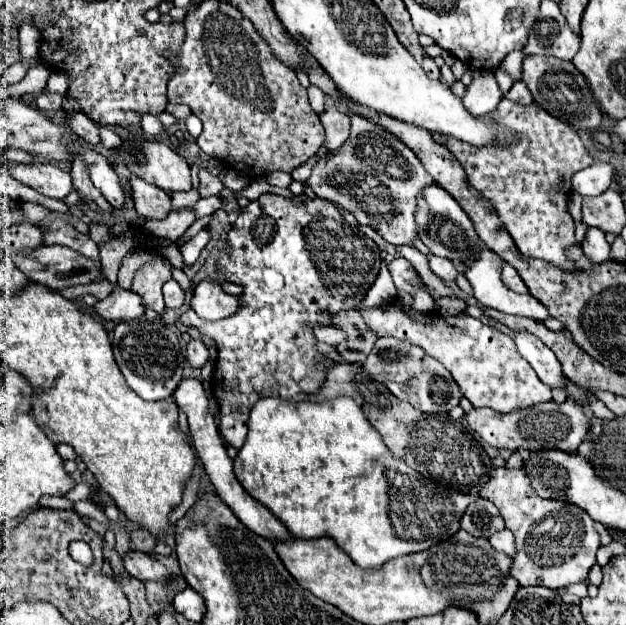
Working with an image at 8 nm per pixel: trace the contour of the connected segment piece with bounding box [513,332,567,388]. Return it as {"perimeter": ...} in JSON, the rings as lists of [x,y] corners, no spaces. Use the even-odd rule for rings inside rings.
{"perimeter":[[[515,332],[513,340],[521,356],[533,366],[543,384],[547,384],[549,388],[565,388],[567,378],[563,376],[559,360],[539,338],[529,332]]]}

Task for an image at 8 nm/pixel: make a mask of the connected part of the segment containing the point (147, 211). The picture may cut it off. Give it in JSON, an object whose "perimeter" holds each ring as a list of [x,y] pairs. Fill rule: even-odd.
{"perimeter":[[[131,176],[129,184],[131,184],[135,208],[141,216],[155,218],[155,220],[167,218],[167,214],[171,212],[171,196],[165,190],[147,184],[137,176]]]}

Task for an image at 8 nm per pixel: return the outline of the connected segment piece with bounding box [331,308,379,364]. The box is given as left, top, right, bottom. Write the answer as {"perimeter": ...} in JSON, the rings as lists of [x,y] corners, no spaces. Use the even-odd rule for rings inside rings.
{"perimeter":[[[357,308],[343,312],[341,316],[333,316],[331,326],[339,328],[345,332],[345,340],[339,342],[335,346],[335,350],[353,364],[363,364],[365,358],[369,356],[369,352],[375,346],[375,340],[379,338],[377,334],[371,332],[371,328],[365,324],[365,320],[361,320],[361,314]]]}

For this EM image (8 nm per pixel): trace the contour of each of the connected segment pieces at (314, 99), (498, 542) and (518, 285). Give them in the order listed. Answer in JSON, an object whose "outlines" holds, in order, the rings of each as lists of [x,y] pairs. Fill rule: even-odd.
{"outlines":[[[[311,86],[307,92],[309,92],[309,104],[311,104],[311,108],[313,108],[317,114],[321,114],[321,112],[325,110],[325,94],[323,94],[323,90]]],[[[507,528],[489,536],[489,542],[497,552],[503,552],[505,556],[511,556],[511,558],[515,556],[515,536]]],[[[505,264],[505,266],[503,266],[503,274],[501,274],[501,278],[503,278],[505,286],[507,286],[507,288],[511,288],[513,292],[527,294],[527,286],[525,286],[525,282],[521,280],[521,276],[517,274],[517,270],[515,270],[513,266]]]]}

